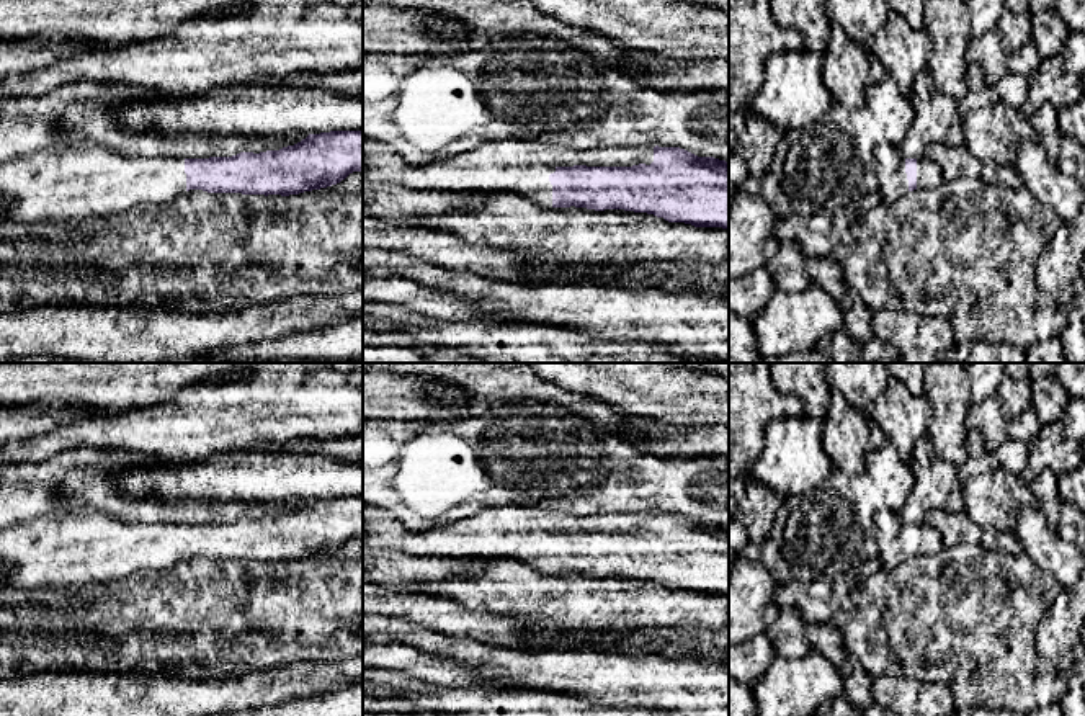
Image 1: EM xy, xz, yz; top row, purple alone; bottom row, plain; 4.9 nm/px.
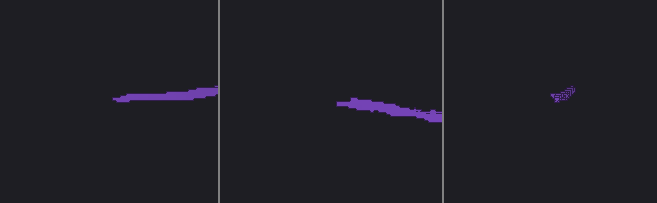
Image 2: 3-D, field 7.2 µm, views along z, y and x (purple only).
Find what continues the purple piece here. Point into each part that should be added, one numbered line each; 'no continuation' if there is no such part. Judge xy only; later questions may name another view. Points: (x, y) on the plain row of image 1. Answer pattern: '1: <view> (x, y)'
1: xy (85, 548)

